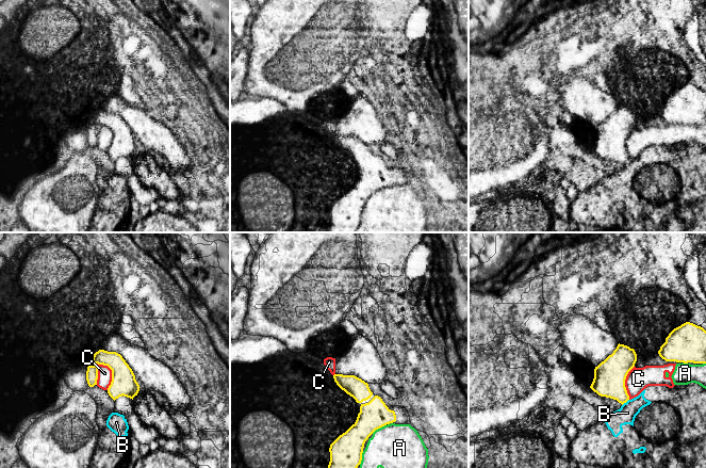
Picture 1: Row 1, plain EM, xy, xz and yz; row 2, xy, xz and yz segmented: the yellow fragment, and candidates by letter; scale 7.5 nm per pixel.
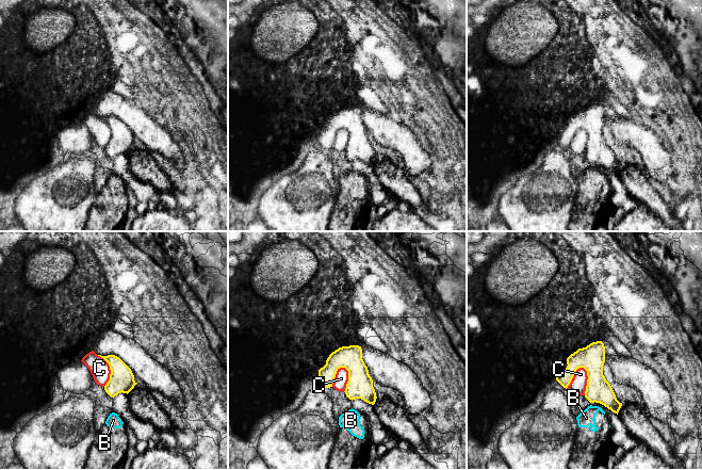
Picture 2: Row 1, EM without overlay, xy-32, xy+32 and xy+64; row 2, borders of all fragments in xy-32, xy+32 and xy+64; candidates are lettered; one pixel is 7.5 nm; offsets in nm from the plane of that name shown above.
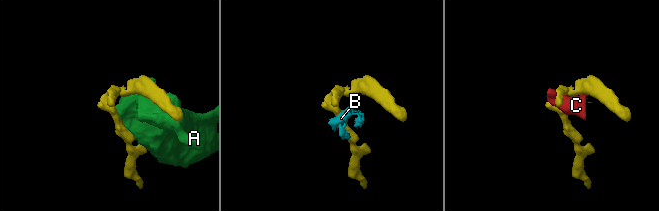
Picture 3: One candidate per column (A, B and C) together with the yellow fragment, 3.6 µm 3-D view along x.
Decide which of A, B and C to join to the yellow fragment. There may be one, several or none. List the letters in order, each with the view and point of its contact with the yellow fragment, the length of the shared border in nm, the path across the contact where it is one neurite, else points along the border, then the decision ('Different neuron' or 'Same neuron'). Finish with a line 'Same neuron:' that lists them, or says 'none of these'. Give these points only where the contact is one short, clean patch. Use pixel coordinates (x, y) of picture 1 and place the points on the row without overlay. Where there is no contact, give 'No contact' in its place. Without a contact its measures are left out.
A: Touches yellow at xz (378, 189). Shared border 130 nm. Different neuron
B: Touches yellow at yz (625, 163). Shared border 80 nm. Boundary: yz (628, 160), (622, 166). Different neuron
C: Touches yellow at xy (110, 129). Shared border 260 nm. Boundary: xy (89, 123), (105, 126), (111, 131), (111, 145), (108, 150). Different neuron
Same neuron: none of these

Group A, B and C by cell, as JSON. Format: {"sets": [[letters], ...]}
{"sets": [["A", "C"], ["B"]]}

